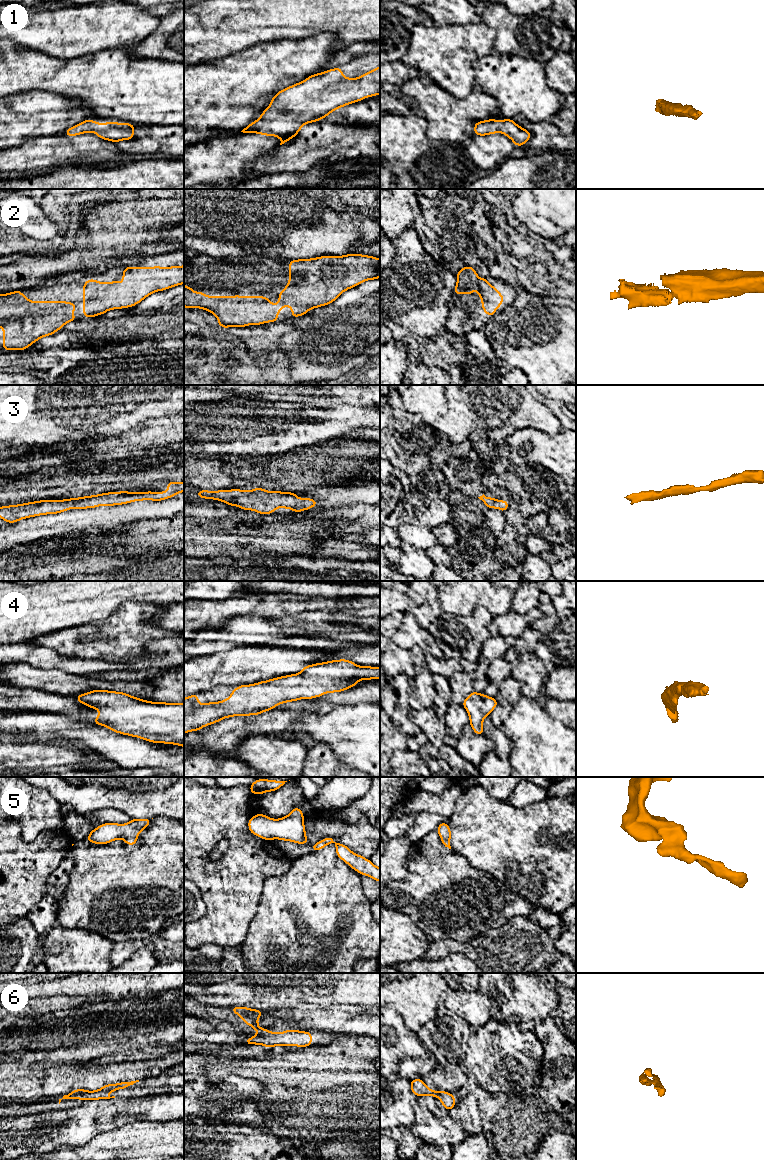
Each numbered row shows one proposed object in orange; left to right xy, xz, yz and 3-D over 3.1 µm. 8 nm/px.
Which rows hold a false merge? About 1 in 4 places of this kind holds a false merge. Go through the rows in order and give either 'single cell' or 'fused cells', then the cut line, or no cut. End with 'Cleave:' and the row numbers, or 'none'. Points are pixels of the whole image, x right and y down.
1: single cell | no cut
2: single cell | no cut
3: single cell | no cut
4: single cell | no cut
5: single cell | no cut
6: single cell | no cut
Cleave: none

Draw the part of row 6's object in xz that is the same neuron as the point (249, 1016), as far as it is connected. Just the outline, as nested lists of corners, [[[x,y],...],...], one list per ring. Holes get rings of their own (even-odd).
[[[231,1007],[231,1011],[239,1015],[243,1022],[252,1026],[259,1034],[245,1040],[247,1045],[257,1044],[267,1048],[273,1046],[297,1046],[307,1047],[312,1045],[312,1033],[298,1031],[295,1029],[286,1030],[284,1032],[274,1033],[270,1030],[263,1029],[258,1026],[258,1018],[263,1014],[263,1011],[250,1009],[247,1007]]]

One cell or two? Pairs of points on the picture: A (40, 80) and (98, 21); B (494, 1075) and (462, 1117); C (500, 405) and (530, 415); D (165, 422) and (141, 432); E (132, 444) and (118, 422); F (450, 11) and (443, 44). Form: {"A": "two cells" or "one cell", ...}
{"A": "two cells", "B": "two cells", "C": "one cell", "D": "one cell", "E": "two cells", "F": "two cells"}

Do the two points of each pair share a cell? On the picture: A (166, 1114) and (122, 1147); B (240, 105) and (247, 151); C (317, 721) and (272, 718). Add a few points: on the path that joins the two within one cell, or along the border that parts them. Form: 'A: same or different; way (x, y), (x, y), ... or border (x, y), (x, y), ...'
A: different; border (173, 1119), (162, 1123), (139, 1120), (131, 1122)
B: different; border (262, 112), (237, 134), (224, 134)
C: different; border (308, 711), (294, 727)

